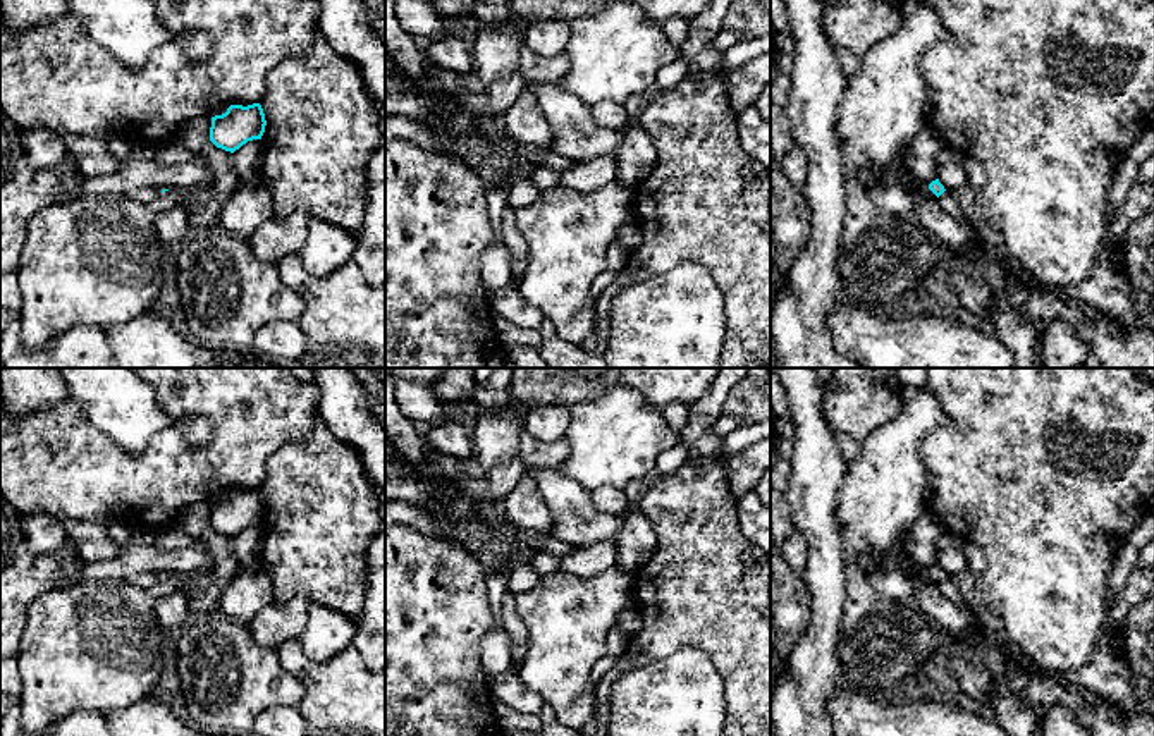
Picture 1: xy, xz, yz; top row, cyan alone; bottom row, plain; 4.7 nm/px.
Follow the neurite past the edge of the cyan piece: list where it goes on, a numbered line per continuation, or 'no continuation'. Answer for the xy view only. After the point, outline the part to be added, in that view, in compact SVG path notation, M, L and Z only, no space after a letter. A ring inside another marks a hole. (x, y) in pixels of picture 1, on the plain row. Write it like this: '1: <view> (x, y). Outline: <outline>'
1: xy (95, 645). Outline: M179 574L160 578L150 588L119 578L77 581L33 600L15 657L22 683L22 729L38 734L71 714L105 714L157 695L163 643L155 604L174 592L181 592Z

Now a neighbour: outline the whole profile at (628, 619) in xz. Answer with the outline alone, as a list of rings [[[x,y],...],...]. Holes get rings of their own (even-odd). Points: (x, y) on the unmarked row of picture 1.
[[[624,604],[617,612],[614,624],[617,624],[628,636],[635,636],[641,629],[641,617],[635,607]]]

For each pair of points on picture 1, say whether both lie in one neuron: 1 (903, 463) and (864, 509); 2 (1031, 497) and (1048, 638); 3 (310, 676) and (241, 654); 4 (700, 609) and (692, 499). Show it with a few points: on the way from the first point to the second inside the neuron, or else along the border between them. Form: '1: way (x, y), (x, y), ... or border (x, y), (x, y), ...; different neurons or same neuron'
1: way (891, 475), (886, 487), (876, 497); same neuron
2: way (1048, 532), (1048, 604); same neuron
3: border (276, 650), (279, 664), (303, 686), (298, 704); different neurons
4: way (702, 582), (697, 527); same neuron

